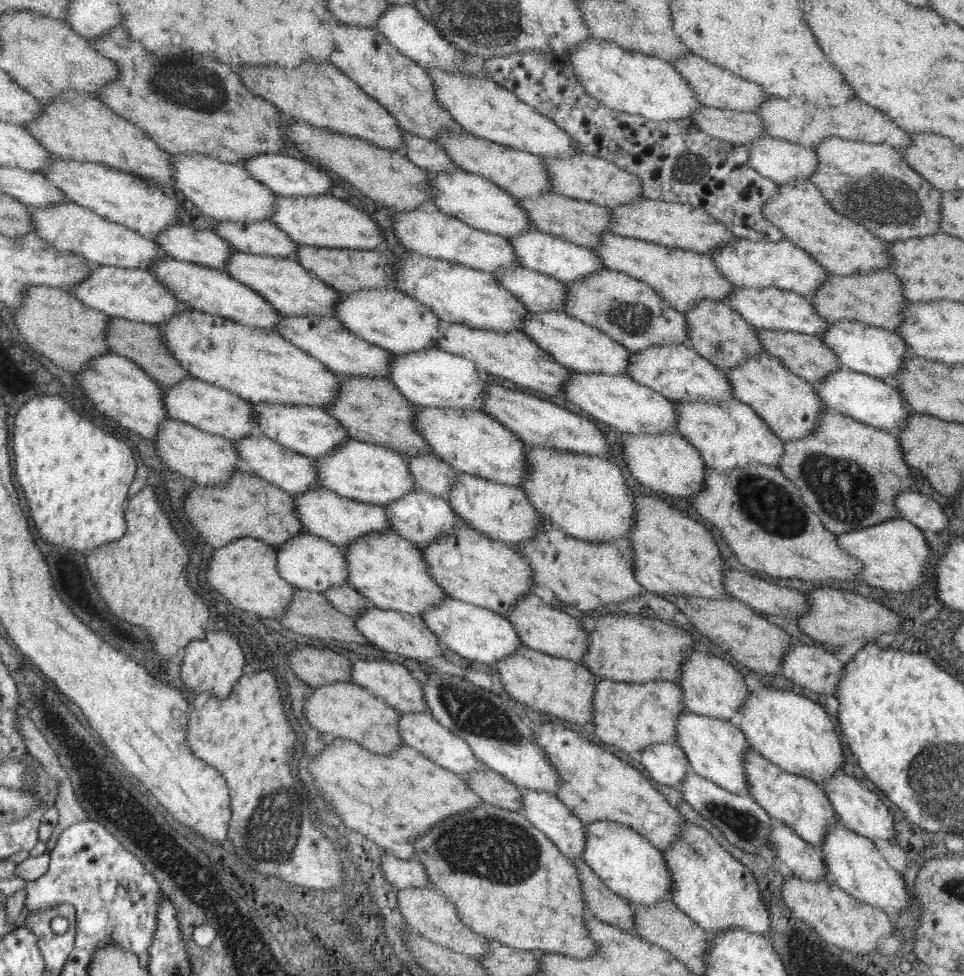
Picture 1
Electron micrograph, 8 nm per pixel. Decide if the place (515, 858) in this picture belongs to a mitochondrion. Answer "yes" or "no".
yes

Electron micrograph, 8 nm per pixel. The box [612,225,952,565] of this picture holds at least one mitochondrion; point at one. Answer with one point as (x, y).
(845, 493)

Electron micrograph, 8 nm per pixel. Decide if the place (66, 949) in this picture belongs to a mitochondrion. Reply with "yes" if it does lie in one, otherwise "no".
no

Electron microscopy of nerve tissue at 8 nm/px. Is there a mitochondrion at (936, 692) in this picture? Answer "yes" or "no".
no

